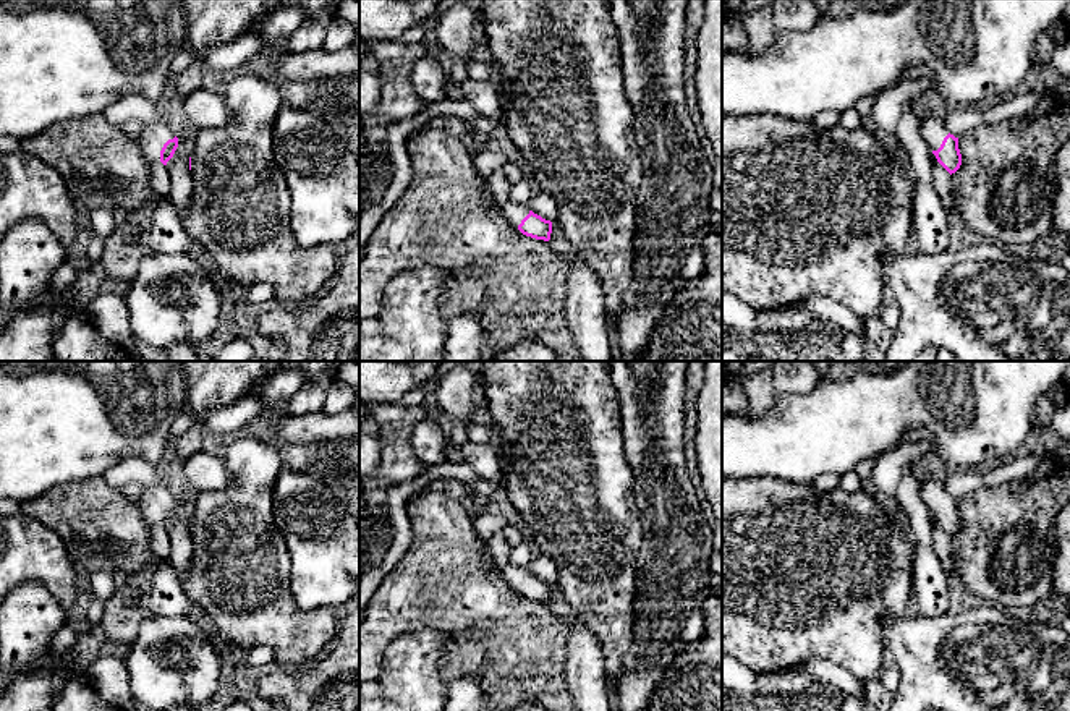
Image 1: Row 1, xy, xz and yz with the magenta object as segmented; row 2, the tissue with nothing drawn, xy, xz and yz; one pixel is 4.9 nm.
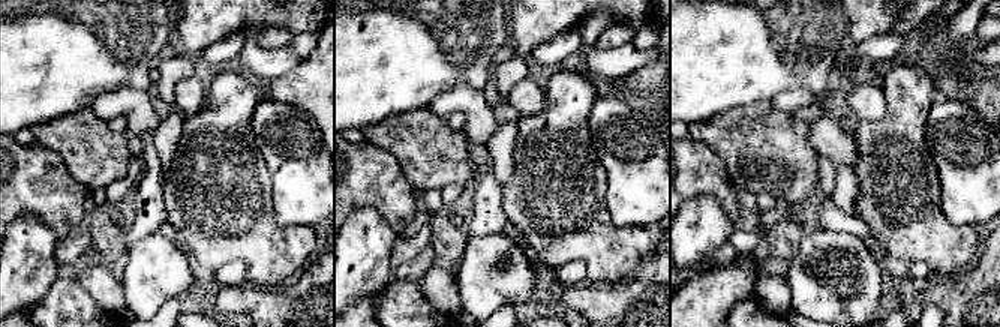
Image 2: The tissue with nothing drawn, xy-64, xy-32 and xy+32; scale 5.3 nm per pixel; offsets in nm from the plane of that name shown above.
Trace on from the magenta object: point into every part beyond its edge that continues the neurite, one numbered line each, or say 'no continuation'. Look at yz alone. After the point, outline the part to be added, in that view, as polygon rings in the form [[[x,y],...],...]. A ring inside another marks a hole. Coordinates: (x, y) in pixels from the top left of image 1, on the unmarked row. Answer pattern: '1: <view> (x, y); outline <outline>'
1: yz (931, 478); outline [[[926,463],[919,473],[919,496],[929,513],[937,513],[949,497],[944,489],[944,470],[934,463]]]

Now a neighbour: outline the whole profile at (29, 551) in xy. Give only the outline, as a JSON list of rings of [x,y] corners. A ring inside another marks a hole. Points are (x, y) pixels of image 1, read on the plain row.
[[[0,513],[0,607],[10,591],[28,581],[42,583],[68,614],[87,601],[86,578],[62,538],[31,517]]]

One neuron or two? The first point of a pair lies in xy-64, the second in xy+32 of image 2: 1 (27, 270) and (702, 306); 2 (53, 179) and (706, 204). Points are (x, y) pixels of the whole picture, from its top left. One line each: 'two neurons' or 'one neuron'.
1: two neurons
2: two neurons

